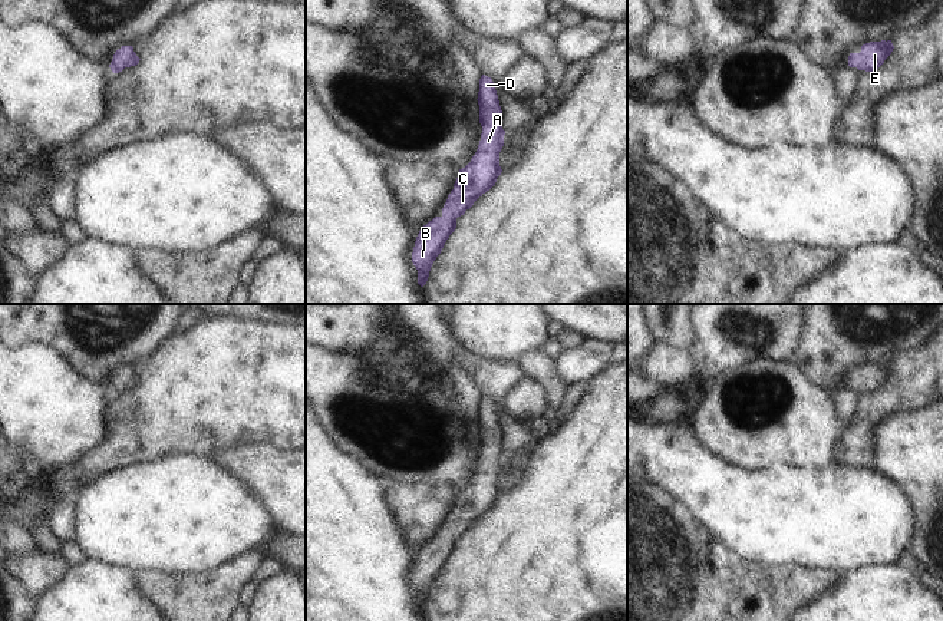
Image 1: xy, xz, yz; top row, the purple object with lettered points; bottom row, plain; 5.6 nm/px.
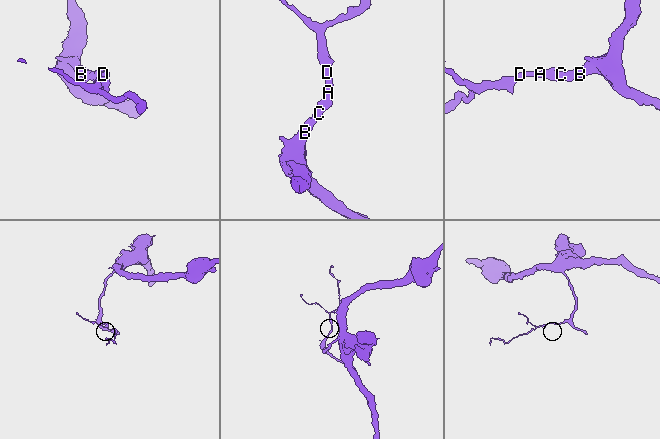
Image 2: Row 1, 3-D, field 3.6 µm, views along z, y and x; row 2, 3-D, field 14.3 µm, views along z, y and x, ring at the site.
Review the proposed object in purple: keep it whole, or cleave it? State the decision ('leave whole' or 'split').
leave whole

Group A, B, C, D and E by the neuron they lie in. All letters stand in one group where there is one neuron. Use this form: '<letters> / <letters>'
A B C D E

